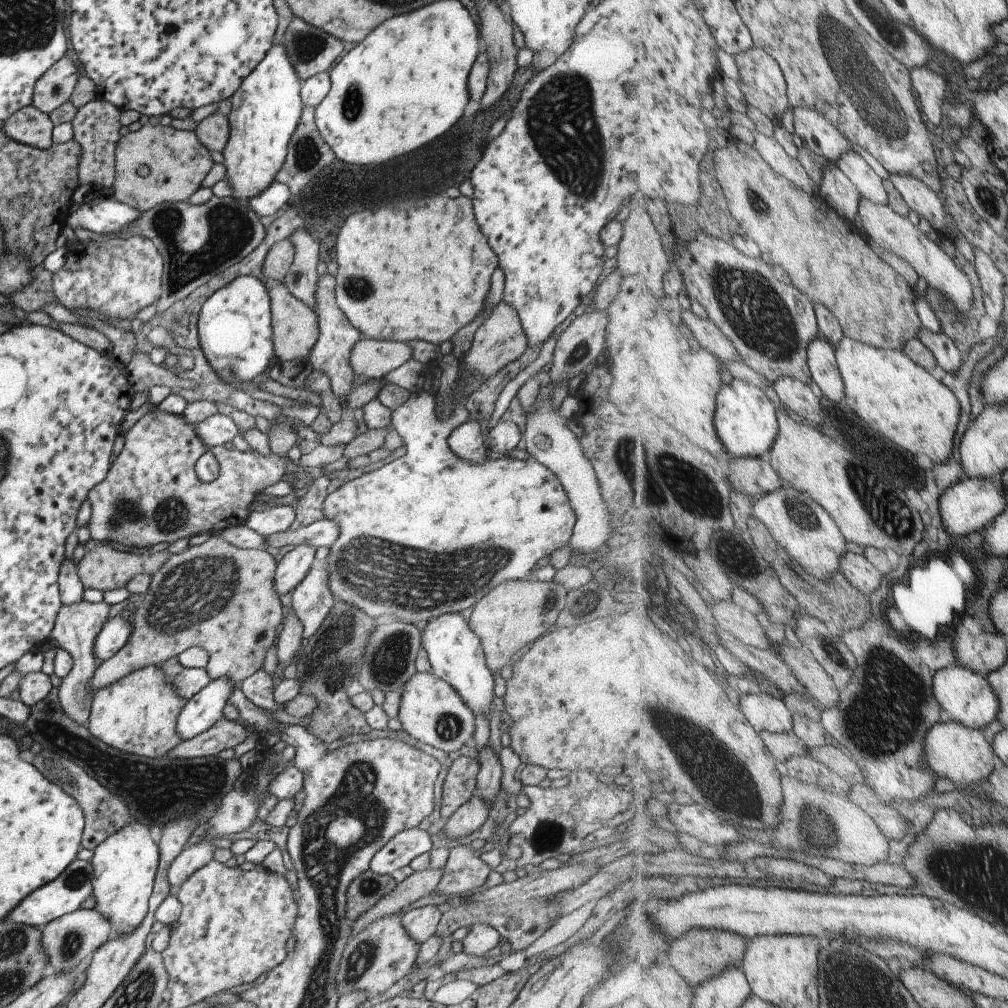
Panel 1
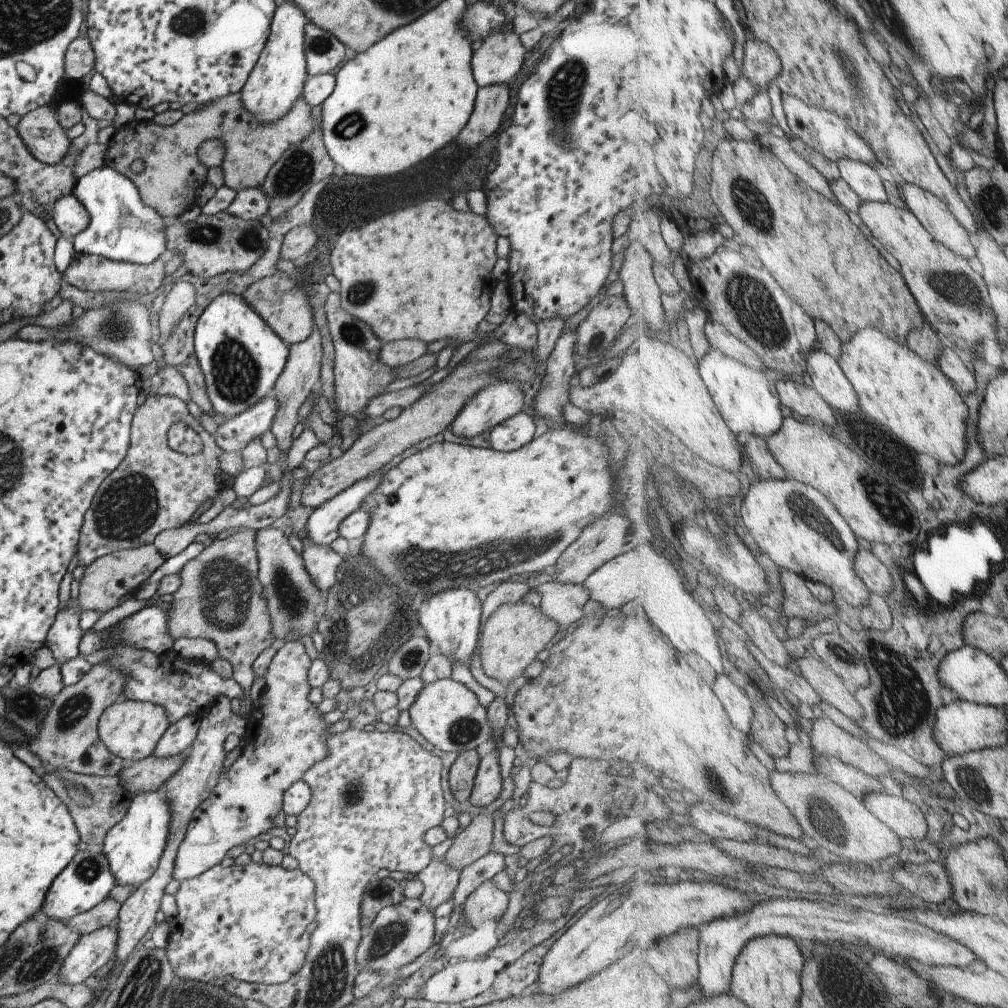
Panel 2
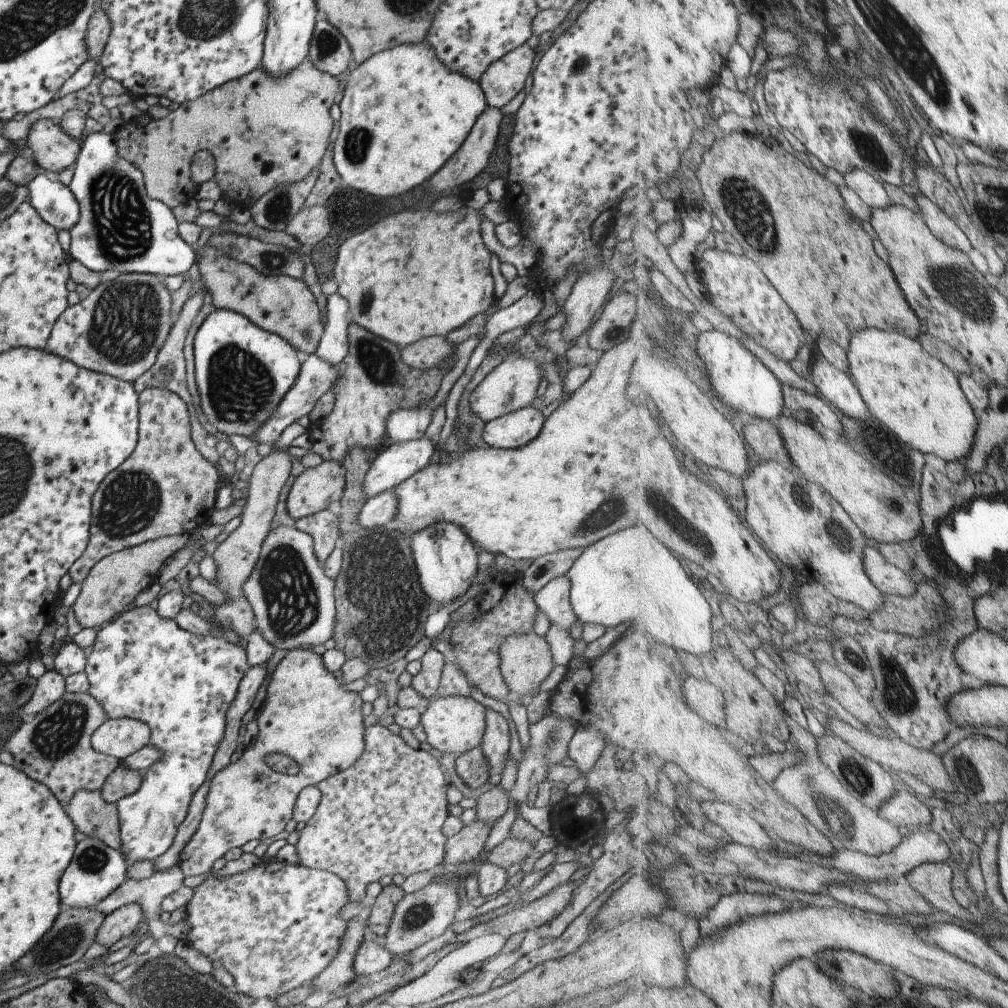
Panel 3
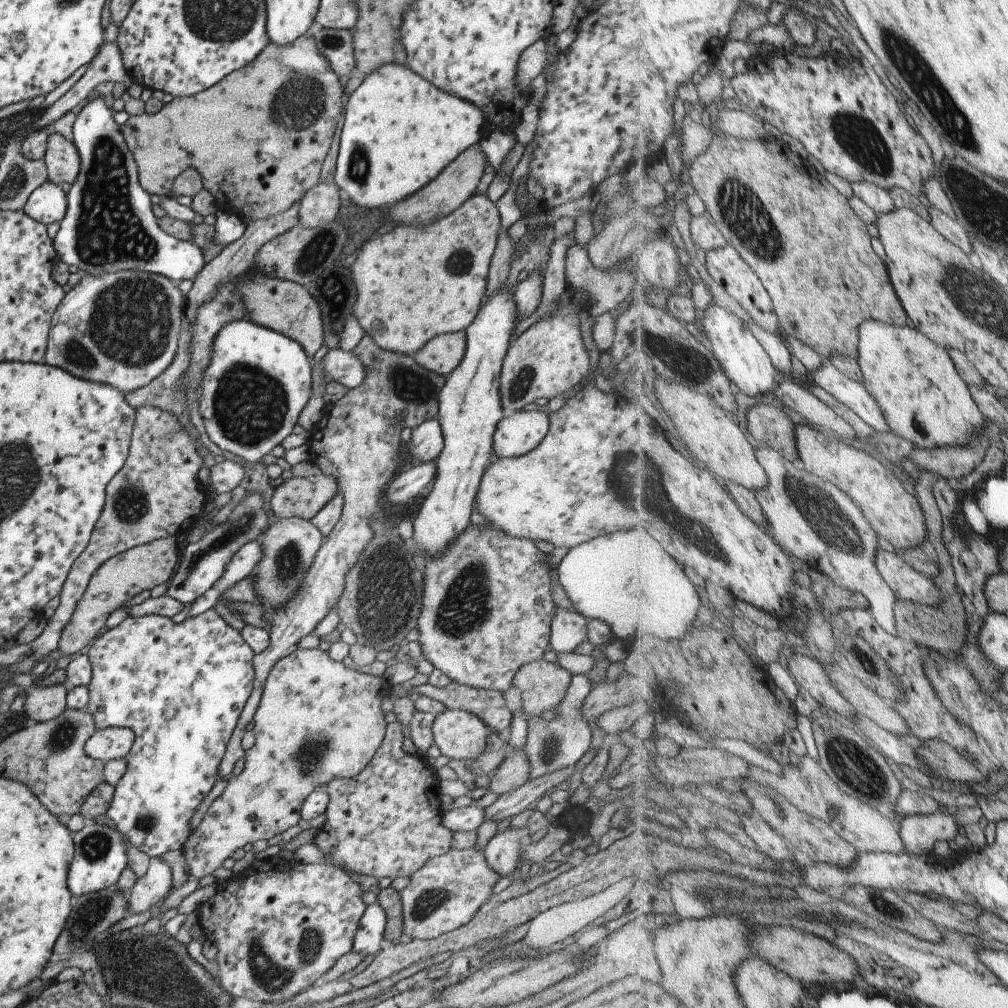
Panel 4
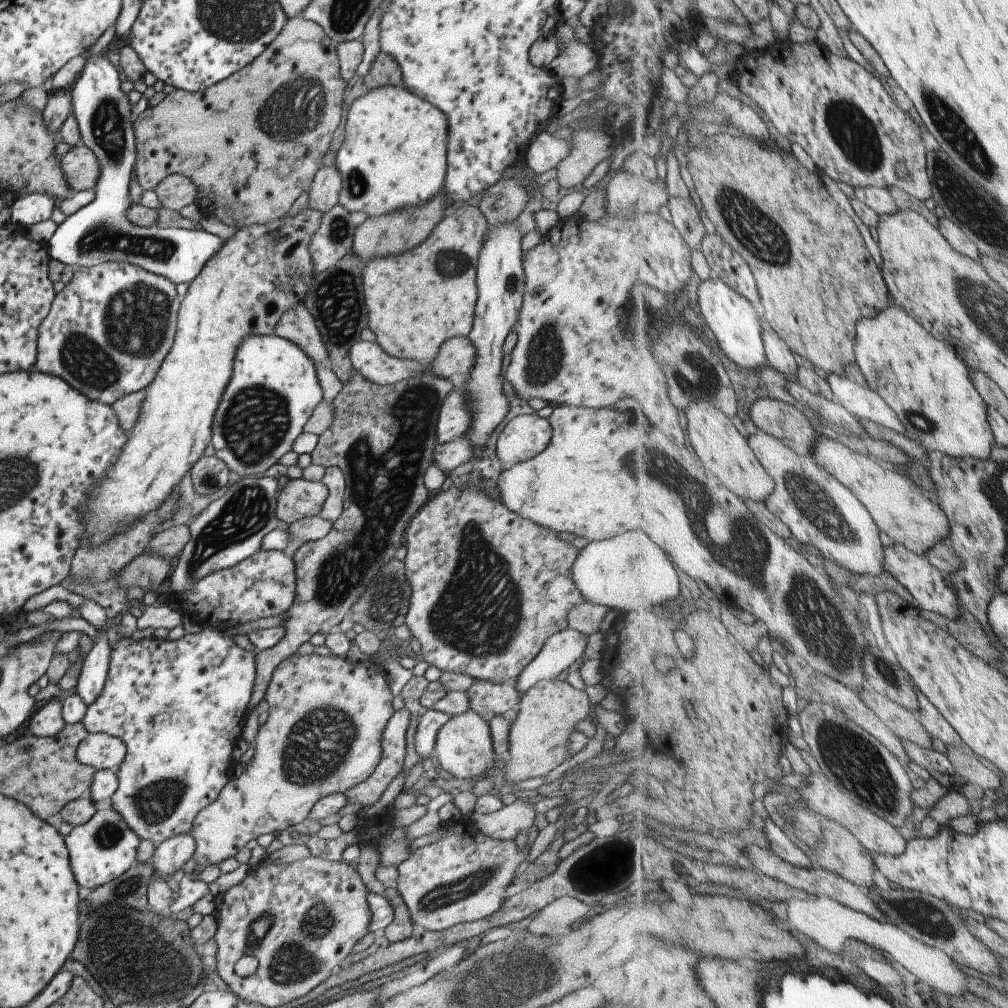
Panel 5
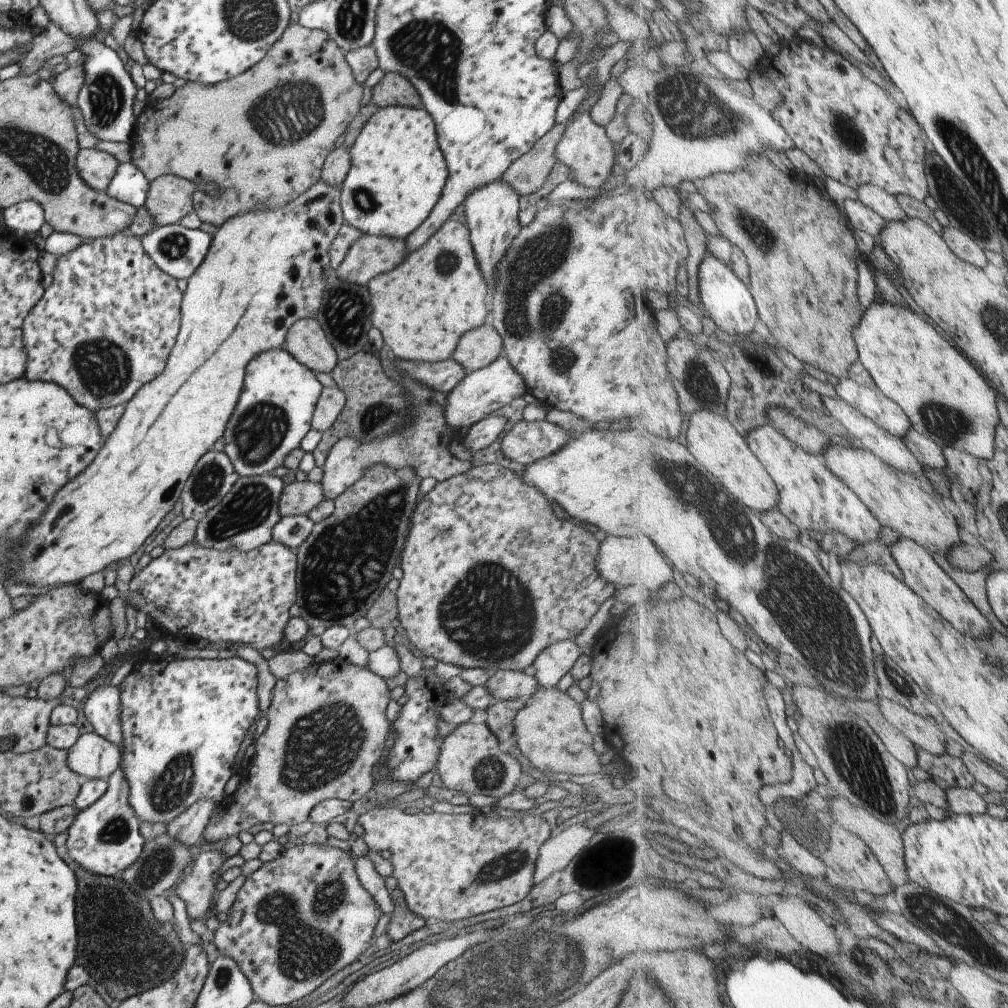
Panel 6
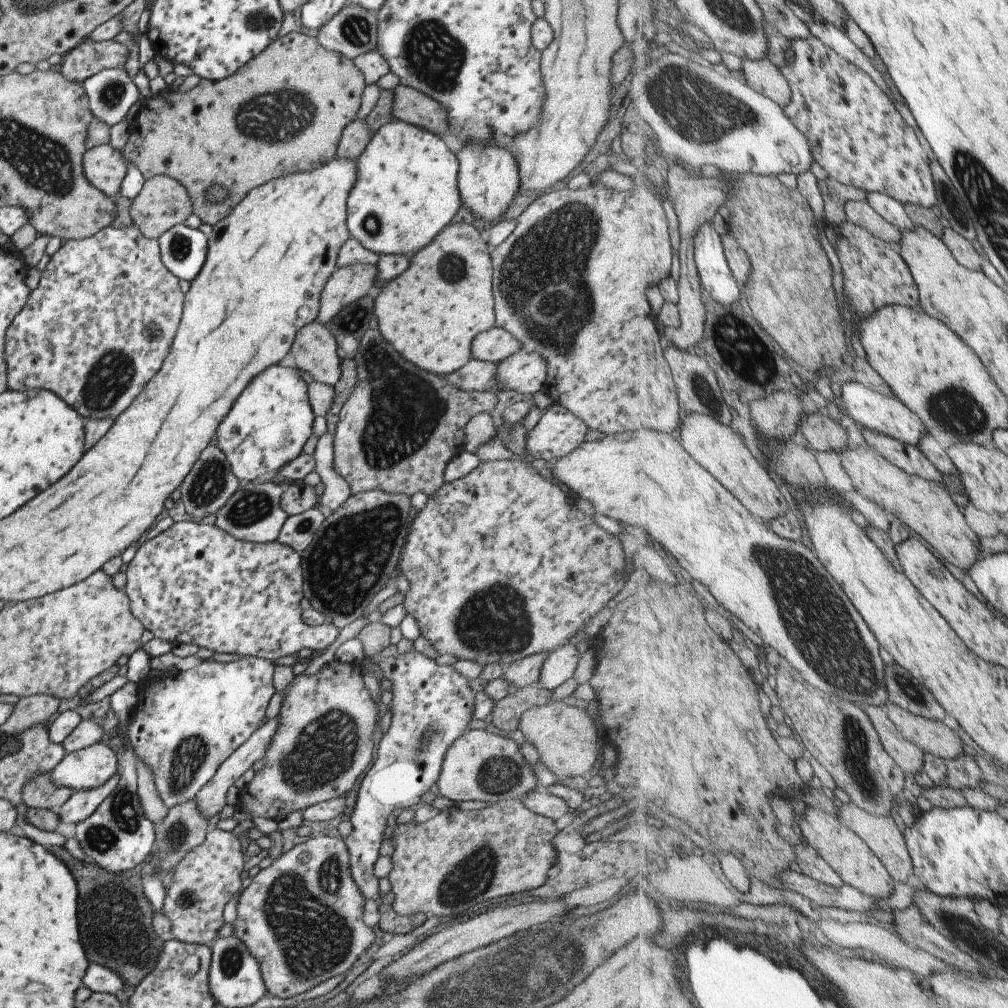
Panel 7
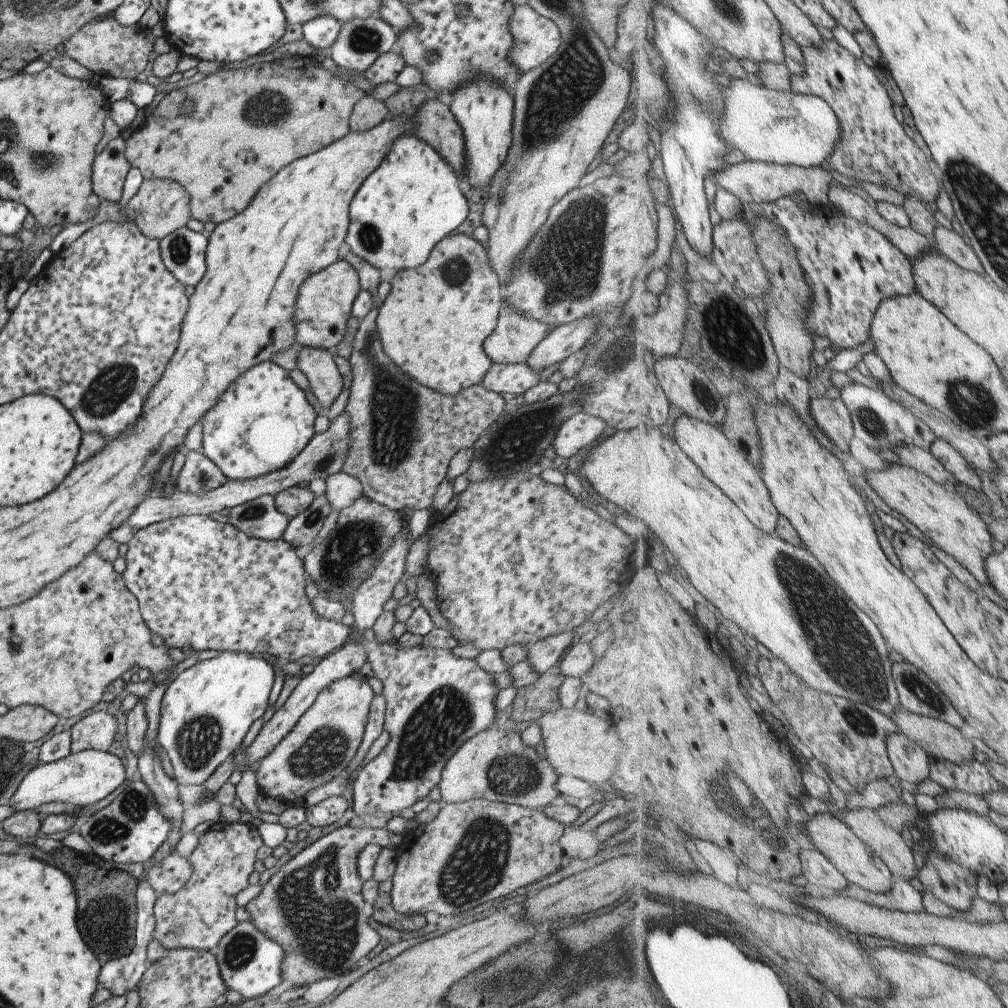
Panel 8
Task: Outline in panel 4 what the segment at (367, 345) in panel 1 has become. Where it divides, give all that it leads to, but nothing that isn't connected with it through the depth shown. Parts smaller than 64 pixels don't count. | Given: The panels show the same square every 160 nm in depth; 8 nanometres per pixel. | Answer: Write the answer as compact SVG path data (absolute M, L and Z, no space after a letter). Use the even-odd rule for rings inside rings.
M461 331L431 338L413 354L413 358L423 369L447 378L459 365L464 353L465 334Z

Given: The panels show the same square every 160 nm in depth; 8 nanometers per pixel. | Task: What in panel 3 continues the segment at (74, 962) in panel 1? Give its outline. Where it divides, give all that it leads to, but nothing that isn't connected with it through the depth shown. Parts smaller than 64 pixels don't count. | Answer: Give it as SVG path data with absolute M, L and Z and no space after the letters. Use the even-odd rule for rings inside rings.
M178 864L169 870L154 872L150 877L144 879L127 876L114 892L111 892L94 908L97 912L107 915L125 904L135 902L135 906L141 908L146 922L151 924L151 928L155 932L155 928L161 928L159 909L162 900L183 885L184 877Z

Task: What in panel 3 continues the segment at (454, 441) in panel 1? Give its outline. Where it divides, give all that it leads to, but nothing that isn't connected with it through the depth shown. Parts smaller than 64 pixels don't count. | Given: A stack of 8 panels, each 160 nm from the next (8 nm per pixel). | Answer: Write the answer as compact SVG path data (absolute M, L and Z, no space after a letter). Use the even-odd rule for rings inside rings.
M521 355L507 357L498 366L493 367L473 388L470 397L467 398L470 402L470 413L486 423L504 414L528 407L535 398L540 373L542 373L540 366L529 358Z

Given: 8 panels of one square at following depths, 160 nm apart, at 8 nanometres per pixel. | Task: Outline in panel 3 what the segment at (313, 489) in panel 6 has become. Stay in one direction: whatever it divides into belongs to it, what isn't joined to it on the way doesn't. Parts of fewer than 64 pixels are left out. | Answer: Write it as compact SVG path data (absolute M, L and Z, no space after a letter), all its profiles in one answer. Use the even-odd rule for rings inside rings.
M322 461L314 467L308 467L301 474L294 477L286 496L286 511L291 518L298 519L327 509L335 500L340 500L344 491L345 470L337 461Z

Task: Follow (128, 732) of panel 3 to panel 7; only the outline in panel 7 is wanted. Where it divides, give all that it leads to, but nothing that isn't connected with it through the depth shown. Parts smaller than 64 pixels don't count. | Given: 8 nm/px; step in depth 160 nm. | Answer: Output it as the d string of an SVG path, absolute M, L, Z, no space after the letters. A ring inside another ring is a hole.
M95 742L87 748L67 753L63 759L49 772L49 780L55 786L79 790L93 790L115 777L117 756L115 752L103 744Z

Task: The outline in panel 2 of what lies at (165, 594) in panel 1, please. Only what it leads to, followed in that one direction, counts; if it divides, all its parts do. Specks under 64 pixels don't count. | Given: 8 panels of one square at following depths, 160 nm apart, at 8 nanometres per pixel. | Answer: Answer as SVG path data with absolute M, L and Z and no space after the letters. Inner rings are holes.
M246 528L223 539L215 539L203 547L201 552L185 562L181 570L175 575L180 578L180 585L171 593L169 610L166 610L166 633L172 641L175 639L209 639L218 650L218 656L227 660L231 665L232 679L243 689L240 703L240 717L248 721L248 711L253 703L249 697L249 689L254 676L252 664L271 643L274 636L271 632L271 619L267 610L267 601L262 593L262 586L256 579L258 573L258 558L254 547L256 530ZM99 661L91 665L75 684L62 687L52 698L52 705L40 724L37 736L29 737L31 743L27 749L41 761L39 773L66 768L79 774L117 776L124 762L104 747L96 728L100 714L121 698L127 679L123 671Z

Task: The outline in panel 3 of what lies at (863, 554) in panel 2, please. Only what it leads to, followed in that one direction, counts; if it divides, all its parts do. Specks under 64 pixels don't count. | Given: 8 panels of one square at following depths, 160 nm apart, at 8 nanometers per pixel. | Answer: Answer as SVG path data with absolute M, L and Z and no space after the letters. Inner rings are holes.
M866 546L863 560L866 563L867 574L874 581L874 585L886 595L898 597L910 597L917 592L917 584L910 574L903 572L894 564L891 564L881 551Z

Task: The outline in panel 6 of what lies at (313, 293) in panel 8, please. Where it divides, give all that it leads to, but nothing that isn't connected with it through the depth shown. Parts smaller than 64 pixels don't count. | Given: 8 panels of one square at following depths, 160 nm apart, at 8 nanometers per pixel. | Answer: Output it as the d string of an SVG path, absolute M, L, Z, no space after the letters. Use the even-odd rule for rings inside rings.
M361 234L335 268L334 275L337 280L366 287L375 274L395 268L404 259L405 239Z

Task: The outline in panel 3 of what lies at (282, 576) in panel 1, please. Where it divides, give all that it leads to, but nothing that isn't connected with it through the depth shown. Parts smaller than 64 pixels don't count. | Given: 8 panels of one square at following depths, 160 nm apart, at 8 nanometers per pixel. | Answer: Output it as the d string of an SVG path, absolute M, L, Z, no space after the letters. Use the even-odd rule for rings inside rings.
M422 436L412 441L387 443L365 473L360 488L364 498L373 498L383 491L391 491L396 484L423 468L435 456L434 446Z

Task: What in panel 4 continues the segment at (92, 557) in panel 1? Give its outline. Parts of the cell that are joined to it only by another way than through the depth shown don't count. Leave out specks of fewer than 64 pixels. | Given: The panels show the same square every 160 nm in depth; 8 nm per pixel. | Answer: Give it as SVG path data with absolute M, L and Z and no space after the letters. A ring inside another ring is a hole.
M173 535L129 548L103 562L91 576L83 596L75 604L69 624L61 632L56 647L61 658L66 660L68 655L79 652L87 646L97 636L113 610L129 602L136 594L167 582L177 565L177 542Z

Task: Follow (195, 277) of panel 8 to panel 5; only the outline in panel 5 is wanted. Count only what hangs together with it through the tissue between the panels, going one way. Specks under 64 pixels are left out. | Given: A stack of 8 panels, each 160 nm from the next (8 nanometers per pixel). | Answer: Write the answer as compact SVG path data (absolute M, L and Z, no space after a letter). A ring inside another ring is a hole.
M100 52L86 62L68 88L70 107L78 126L80 142L97 159L99 174L92 188L94 197L67 215L46 240L48 255L72 268L97 266L107 261L125 262L169 279L174 285L190 282L225 241L203 229L148 228L128 221L128 188L134 168L135 147L133 116L129 114L131 105L127 94L119 89L120 83L115 68Z

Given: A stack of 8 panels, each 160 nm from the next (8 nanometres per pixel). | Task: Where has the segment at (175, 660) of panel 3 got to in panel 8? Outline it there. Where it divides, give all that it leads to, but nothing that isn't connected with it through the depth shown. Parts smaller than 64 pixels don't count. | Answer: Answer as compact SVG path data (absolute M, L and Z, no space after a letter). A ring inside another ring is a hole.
M223 651L217 658L197 661L175 676L163 693L156 743L167 753L171 764L171 777L177 785L204 783L208 776L239 748L249 726L265 712L269 690L273 684L273 671L267 661L249 655L243 651Z

